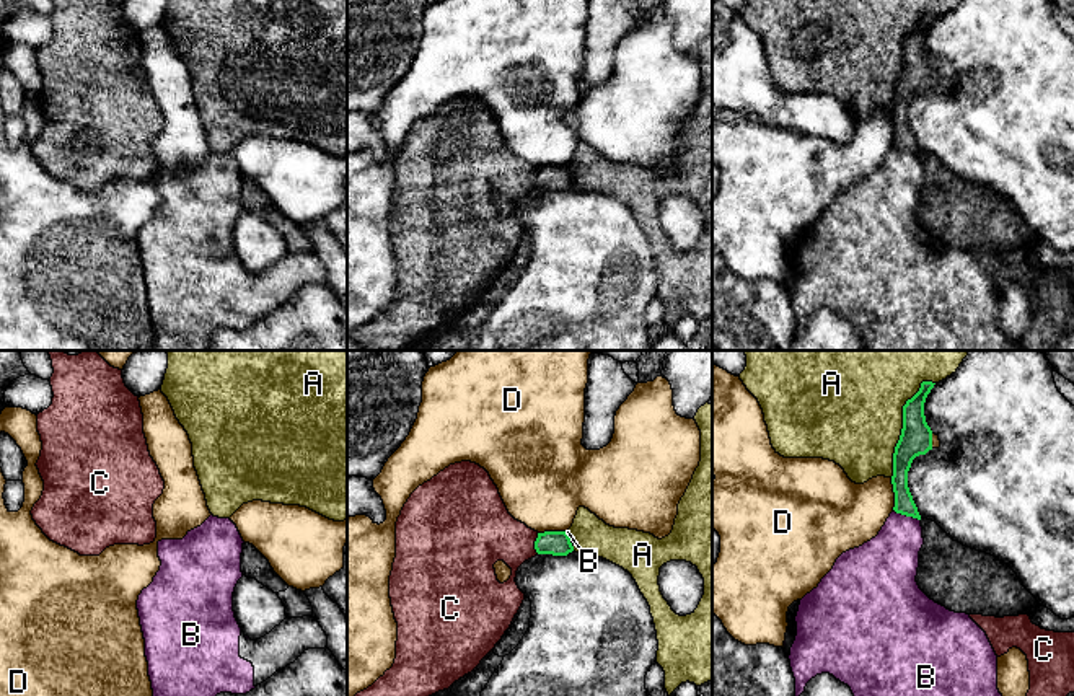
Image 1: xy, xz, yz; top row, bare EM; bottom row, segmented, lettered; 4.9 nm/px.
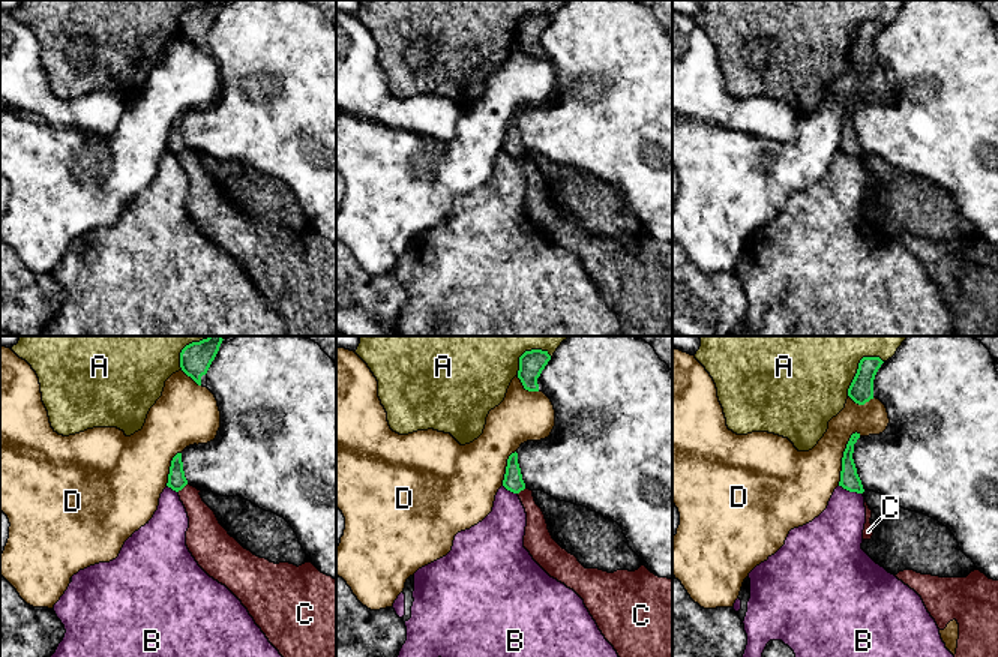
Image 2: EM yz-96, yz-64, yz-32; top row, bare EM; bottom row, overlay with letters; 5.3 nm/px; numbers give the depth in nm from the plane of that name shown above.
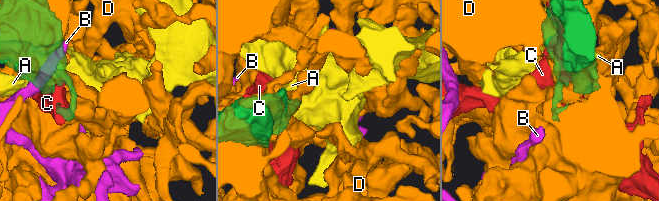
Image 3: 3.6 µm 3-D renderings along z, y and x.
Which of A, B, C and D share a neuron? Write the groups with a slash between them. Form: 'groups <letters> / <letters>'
groups A / B / C / D

